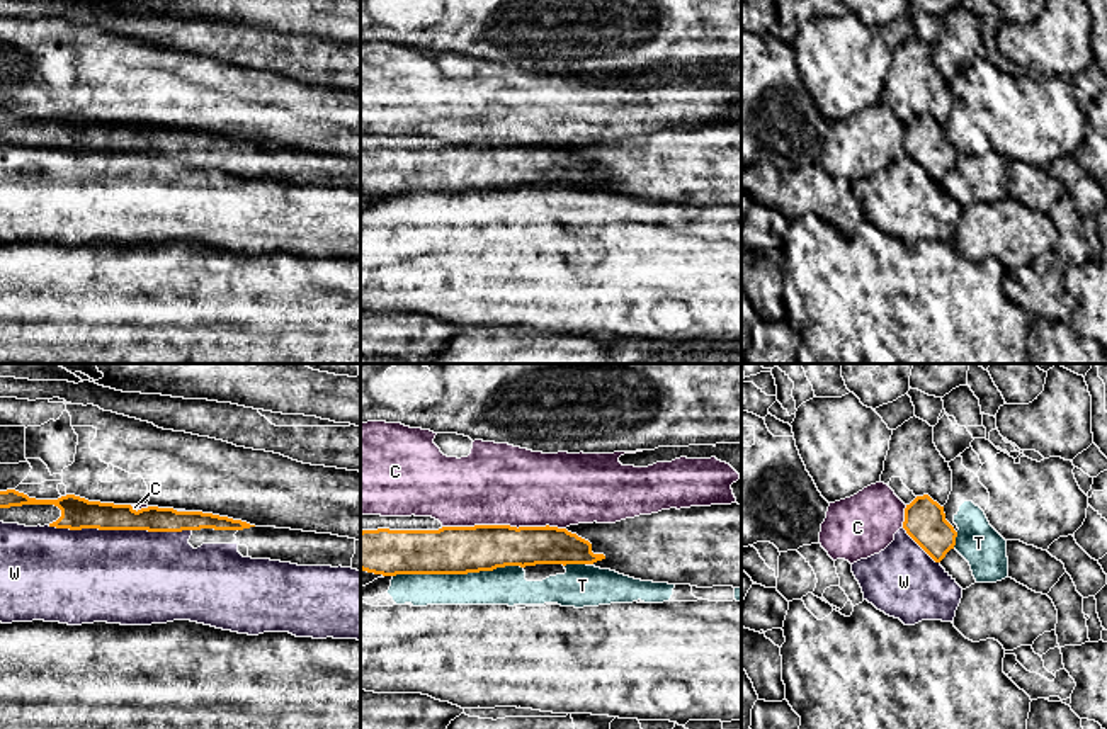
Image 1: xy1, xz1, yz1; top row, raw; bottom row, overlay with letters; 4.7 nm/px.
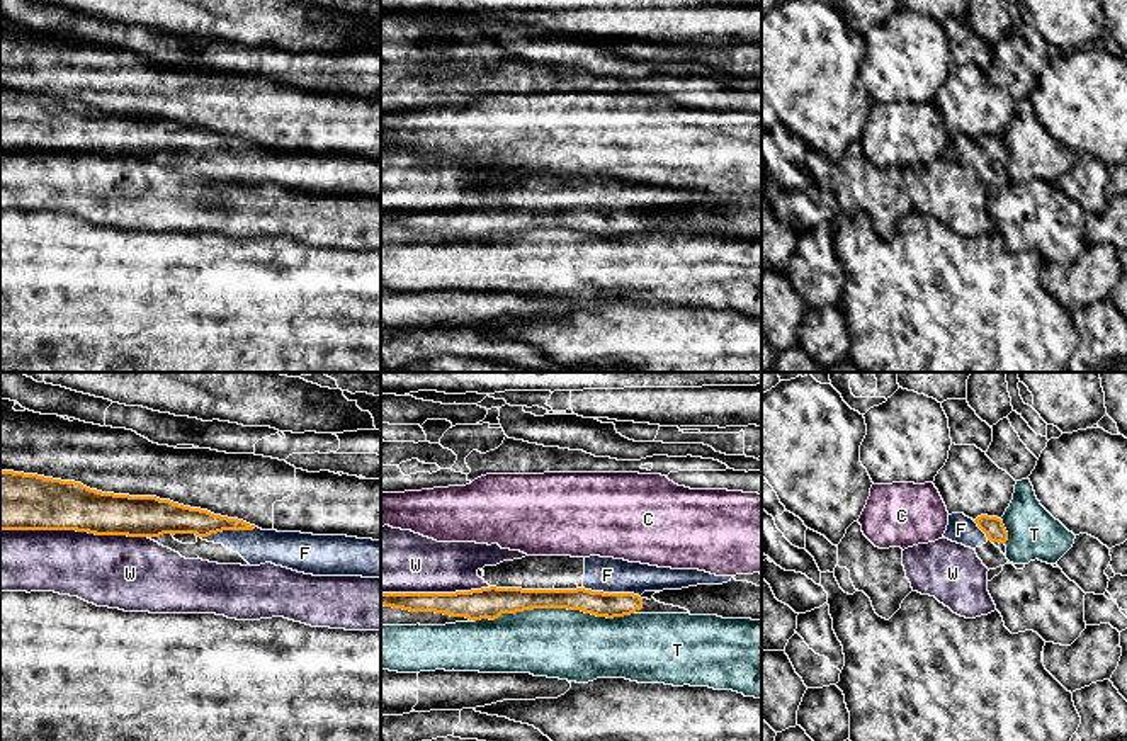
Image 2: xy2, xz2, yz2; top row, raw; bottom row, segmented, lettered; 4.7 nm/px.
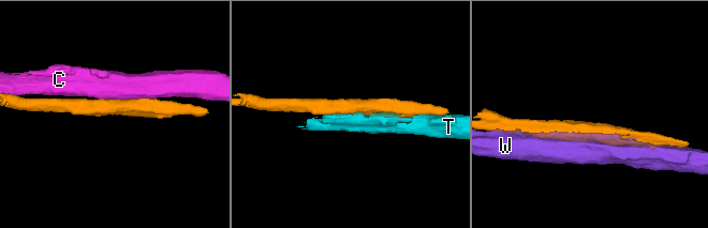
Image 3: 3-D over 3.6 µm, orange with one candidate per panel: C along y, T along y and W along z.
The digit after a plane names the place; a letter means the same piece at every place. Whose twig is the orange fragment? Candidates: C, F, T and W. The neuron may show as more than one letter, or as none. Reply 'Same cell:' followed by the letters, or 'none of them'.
Same cell: F

